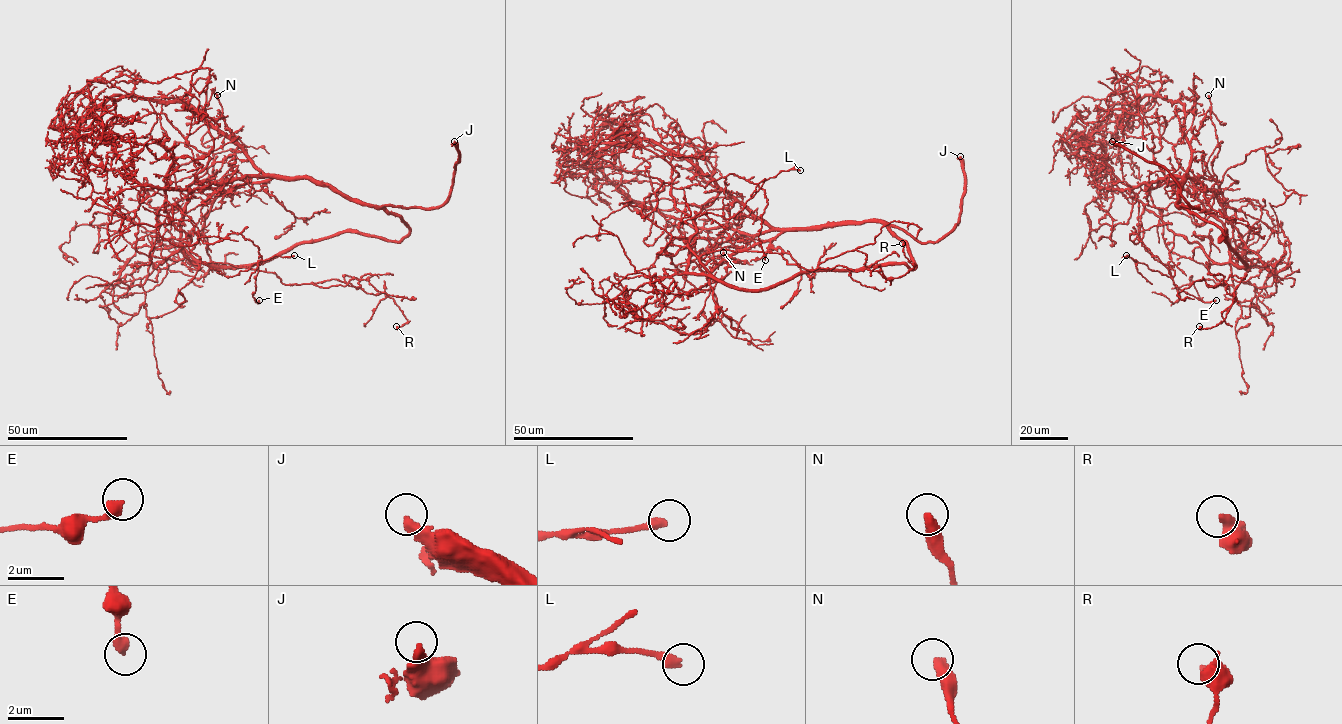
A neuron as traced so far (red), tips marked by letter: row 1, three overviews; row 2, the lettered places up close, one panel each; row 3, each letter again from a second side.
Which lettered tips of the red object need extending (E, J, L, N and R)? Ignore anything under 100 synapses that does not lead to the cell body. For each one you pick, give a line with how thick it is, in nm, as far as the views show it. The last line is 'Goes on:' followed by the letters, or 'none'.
J: 320 nm
Goes on: J

